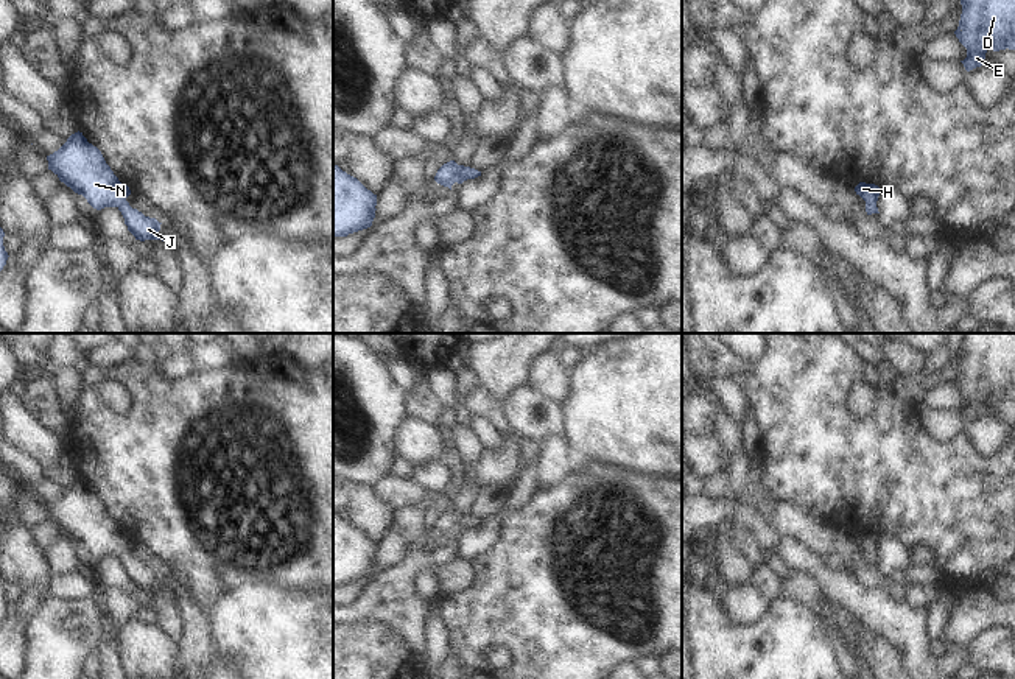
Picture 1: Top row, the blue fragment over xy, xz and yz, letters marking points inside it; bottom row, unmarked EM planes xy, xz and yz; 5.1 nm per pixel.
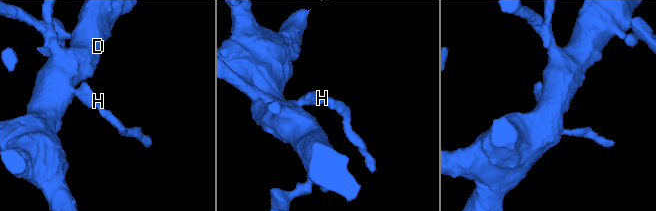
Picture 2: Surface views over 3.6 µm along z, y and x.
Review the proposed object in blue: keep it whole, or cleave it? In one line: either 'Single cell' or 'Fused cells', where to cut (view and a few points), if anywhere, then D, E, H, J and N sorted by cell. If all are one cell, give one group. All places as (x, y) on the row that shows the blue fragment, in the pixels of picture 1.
Single cell. No split. Groups: D E H J N.

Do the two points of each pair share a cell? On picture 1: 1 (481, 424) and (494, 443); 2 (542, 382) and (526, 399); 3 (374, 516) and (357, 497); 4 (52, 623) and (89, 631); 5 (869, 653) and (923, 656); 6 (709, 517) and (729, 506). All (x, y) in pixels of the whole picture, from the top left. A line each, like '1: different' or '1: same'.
1: same
2: different
3: same
4: same
5: different
6: same

